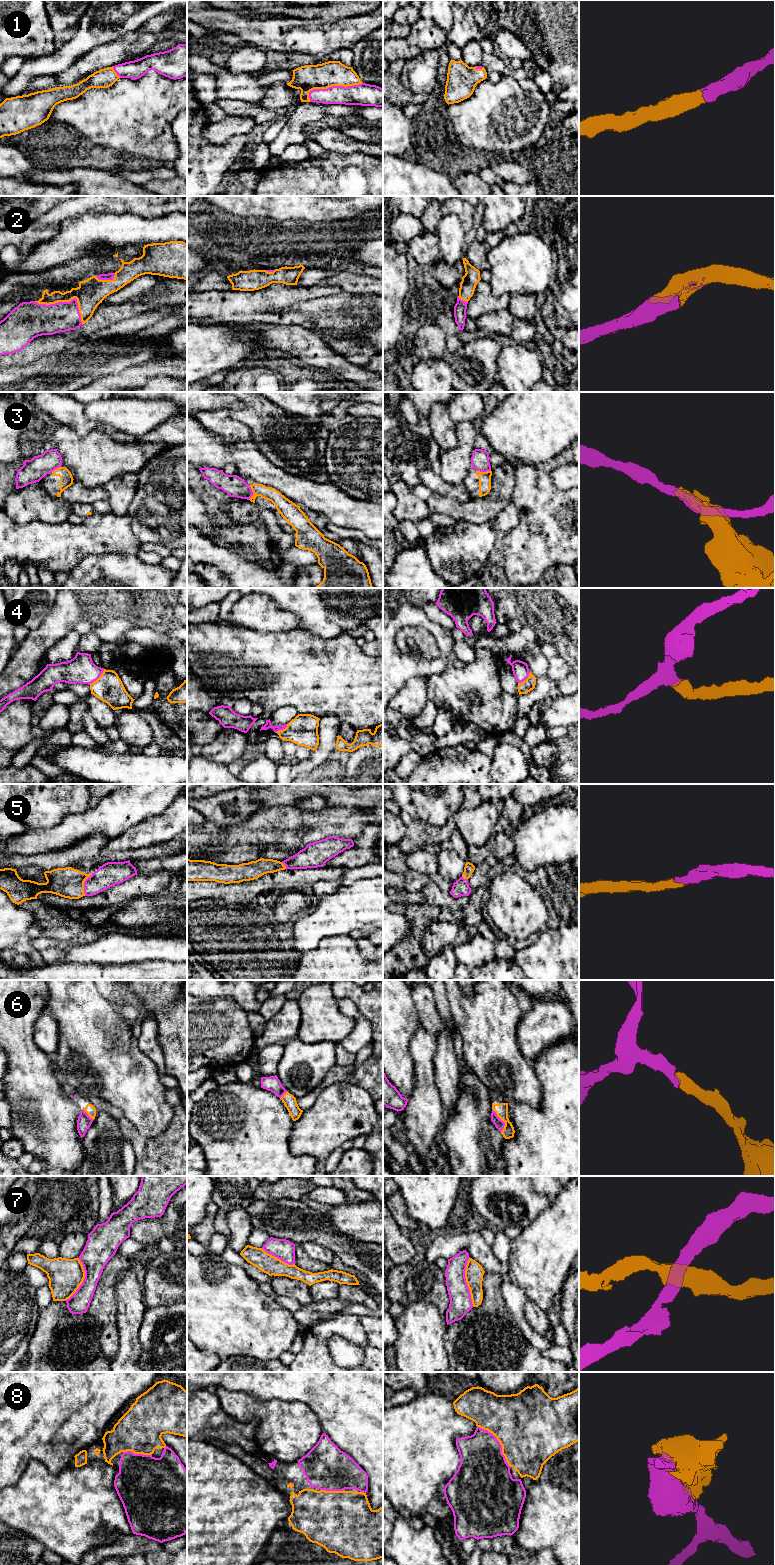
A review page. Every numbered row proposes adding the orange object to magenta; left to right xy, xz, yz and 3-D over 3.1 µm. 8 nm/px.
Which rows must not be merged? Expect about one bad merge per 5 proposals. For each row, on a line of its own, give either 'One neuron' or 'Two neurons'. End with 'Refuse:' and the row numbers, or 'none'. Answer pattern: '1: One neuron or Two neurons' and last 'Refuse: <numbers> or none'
1: One neuron
2: One neuron
3: Two neurons
4: One neuron
5: One neuron
6: One neuron
7: Two neurons
8: One neuron
Refuse: 3, 7

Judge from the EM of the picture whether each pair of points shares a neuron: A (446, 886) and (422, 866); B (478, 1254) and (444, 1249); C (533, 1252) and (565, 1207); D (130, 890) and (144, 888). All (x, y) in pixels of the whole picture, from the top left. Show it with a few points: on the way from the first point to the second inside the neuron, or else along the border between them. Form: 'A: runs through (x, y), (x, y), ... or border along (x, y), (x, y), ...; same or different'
A: border along (409, 869), (428, 875), (437, 873); different
B: runs through (470, 1246), (468, 1244), (452, 1244); same
C: runs through (544, 1241), (565, 1218); same
D: runs through (133, 889), (141, 888); same

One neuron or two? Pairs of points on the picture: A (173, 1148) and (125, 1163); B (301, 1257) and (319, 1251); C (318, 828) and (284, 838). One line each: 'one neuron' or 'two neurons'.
A: two neurons
B: two neurons
C: one neuron

